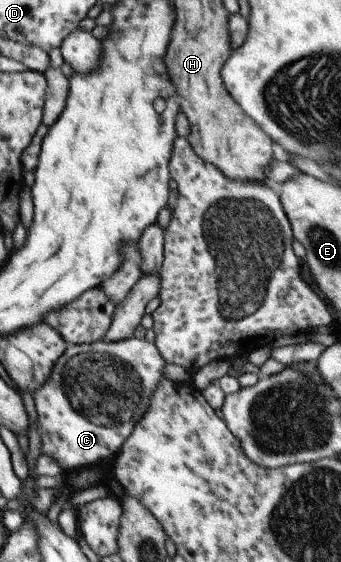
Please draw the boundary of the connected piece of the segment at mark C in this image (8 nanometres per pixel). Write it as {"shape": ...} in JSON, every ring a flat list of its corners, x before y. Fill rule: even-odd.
{"shape":[[131,336,119,342,101,339,89,344,68,345,55,363,49,380,32,394,37,410,42,454,53,458,61,466,63,476,97,464,109,463,120,452,125,440,133,434,135,424,149,410,151,394,155,392,159,380,167,378,164,374,166,365,159,349,144,338]]}

